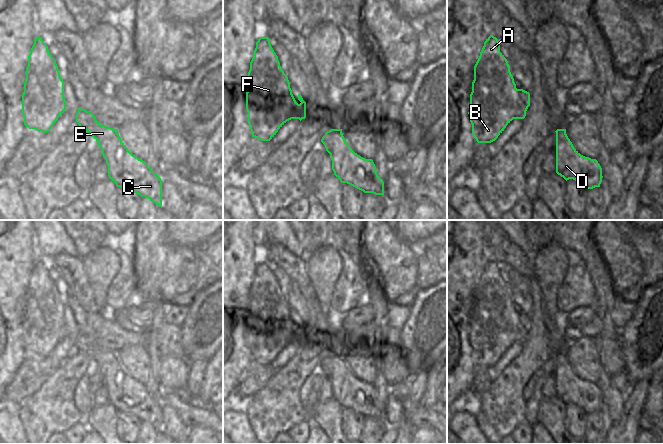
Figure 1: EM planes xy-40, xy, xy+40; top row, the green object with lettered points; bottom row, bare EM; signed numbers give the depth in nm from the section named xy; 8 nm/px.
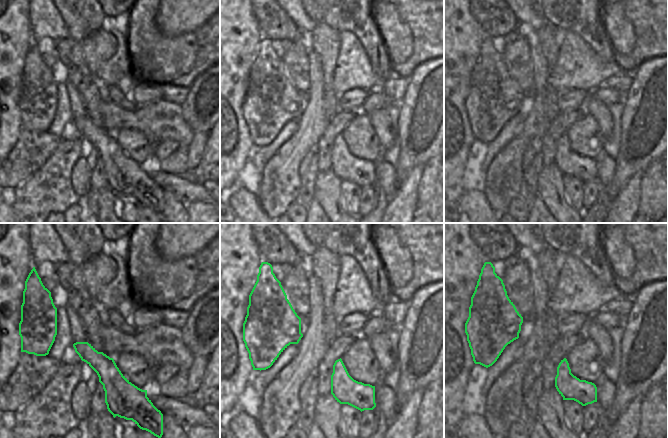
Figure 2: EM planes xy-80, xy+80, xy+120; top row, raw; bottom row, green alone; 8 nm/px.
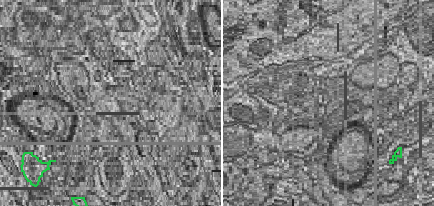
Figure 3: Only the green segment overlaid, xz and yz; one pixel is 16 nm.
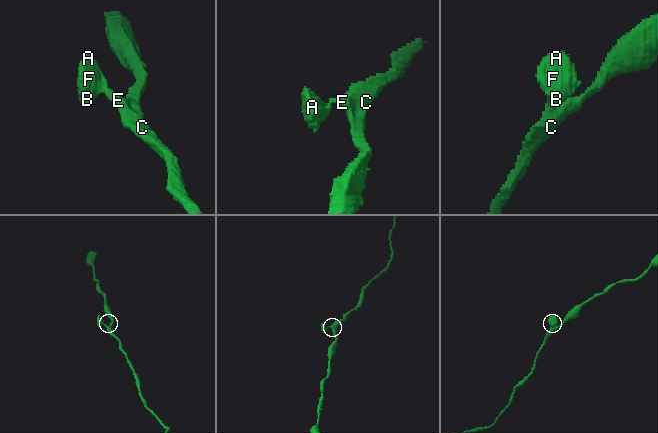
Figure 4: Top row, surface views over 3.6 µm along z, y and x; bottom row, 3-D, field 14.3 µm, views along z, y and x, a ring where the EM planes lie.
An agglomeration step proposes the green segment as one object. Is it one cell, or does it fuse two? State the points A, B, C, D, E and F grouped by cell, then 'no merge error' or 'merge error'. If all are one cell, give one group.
groups A B C D E F; no merge error

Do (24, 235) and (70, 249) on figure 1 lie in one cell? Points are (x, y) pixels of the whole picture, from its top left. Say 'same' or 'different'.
different

